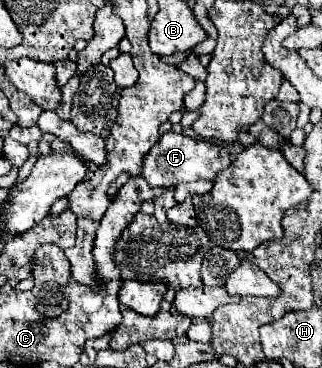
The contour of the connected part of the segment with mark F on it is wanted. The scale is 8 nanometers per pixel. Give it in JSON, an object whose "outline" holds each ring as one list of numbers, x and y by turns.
{"outline":[[168,131,164,137,156,141,152,151,144,157,142,177,152,183,152,187,176,187,178,183,198,181,198,179,214,179,222,169,230,165,230,153,220,143,204,143,200,139,192,139,174,131]]}

